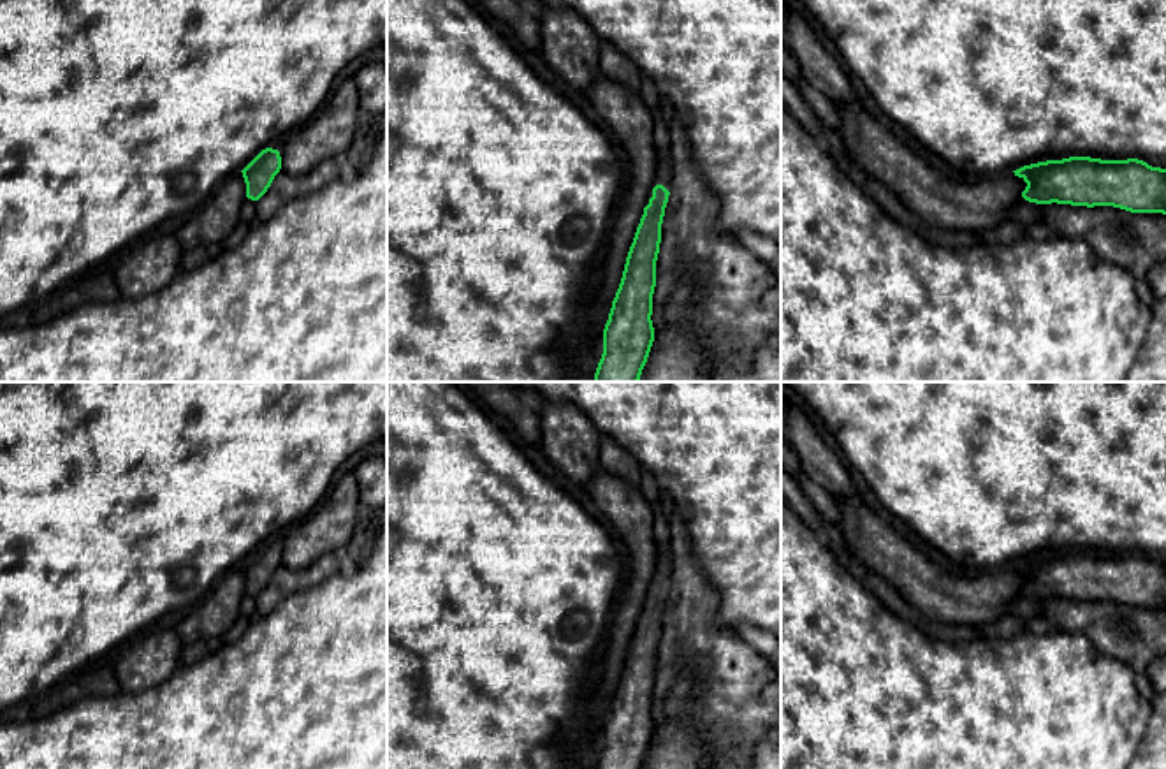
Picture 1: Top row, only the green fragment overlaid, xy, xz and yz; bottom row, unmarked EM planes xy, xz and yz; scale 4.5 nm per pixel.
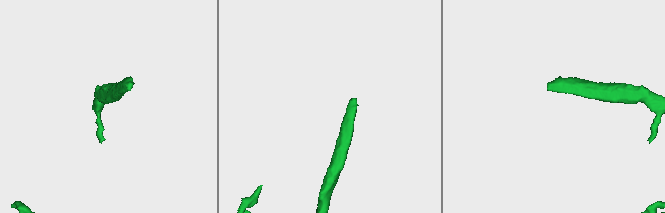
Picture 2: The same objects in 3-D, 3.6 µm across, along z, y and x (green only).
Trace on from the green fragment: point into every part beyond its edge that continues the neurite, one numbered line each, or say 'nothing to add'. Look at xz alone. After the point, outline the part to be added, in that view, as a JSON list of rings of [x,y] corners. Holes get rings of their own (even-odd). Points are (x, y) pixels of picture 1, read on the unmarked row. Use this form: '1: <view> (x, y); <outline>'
1: xz (663, 563); [[[667,549],[665,553],[661,553],[656,560],[656,565],[654,565],[654,581],[656,579],[663,579],[668,586],[672,584],[672,563],[674,563],[674,554],[670,549]],[[652,581],[652,582],[654,582]],[[652,582],[651,586],[647,588],[647,597],[645,600],[649,598],[649,593],[652,591]]]

